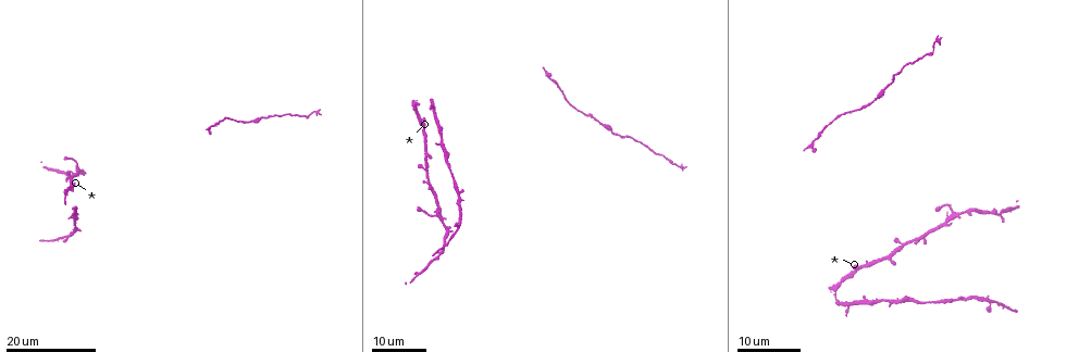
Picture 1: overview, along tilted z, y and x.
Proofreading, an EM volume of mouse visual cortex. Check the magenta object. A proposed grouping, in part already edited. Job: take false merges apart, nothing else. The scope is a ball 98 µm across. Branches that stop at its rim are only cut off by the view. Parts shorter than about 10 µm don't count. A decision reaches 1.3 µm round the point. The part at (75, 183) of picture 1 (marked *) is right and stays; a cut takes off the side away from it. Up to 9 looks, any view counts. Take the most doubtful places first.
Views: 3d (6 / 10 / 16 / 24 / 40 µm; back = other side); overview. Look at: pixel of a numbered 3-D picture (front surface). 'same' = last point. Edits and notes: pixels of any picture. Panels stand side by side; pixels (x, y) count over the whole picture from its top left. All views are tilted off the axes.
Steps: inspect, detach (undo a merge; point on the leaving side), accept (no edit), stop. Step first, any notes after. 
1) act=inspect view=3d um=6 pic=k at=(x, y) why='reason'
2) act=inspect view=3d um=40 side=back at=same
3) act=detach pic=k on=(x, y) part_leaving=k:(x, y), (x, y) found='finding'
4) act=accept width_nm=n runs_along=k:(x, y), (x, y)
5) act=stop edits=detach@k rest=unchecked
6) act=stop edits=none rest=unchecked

act=inspect view=3d um=24 pic=1 at=(990, 299) why='two arms in line, one across'

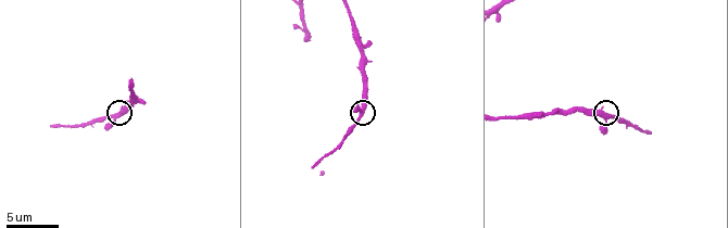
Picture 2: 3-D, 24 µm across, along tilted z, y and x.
act=inspect view=3d um=6 pic=2 at=(604, 115)

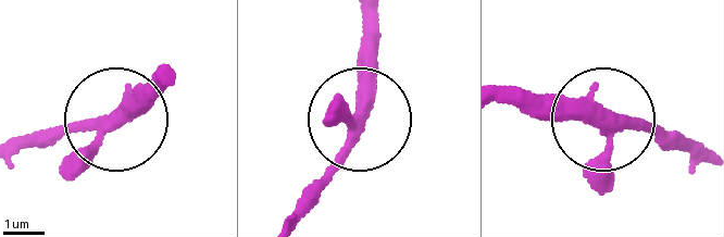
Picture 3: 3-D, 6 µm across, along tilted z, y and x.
act=accept width_nm=300 runs_along=3:(157, 79), (102, 129), (32, 132) found='one neuron here'

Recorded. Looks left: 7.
act=inspect view=3d um=16 pic=2 at=(305, 27) why='sudden change in width'

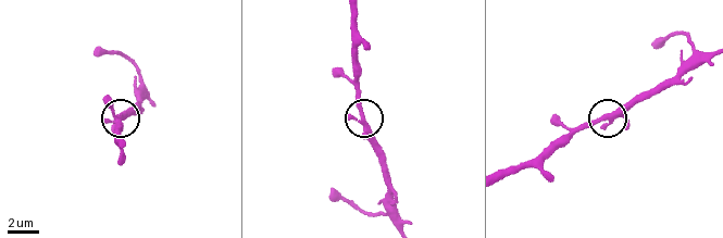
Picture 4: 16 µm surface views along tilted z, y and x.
act=accept width_nm=280 runs_along=4:(505, 178), (539, 163), (585, 127), (620, 115), (647, 90) found='one neuron here'

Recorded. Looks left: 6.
act=inspect view=3d um=16 pic=1 at=(972, 210) why='sudden change in width'

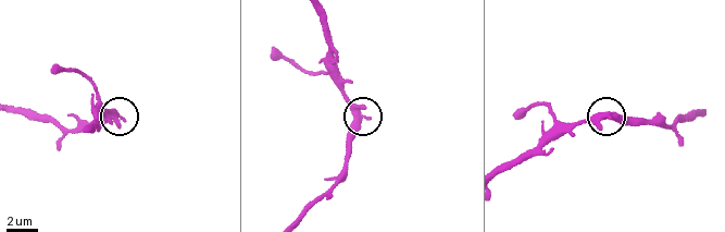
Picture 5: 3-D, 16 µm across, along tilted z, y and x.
act=inspect view=3d um=6 pic=5 at=(353, 115)

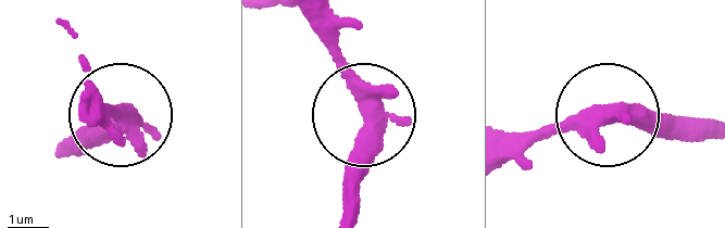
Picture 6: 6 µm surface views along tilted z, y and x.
act=accept arms=4 runs_along=6:(324, 11), (366, 128), (357, 216) found='one neuron here'

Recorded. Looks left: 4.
act=inspect view=3d um=16 pic=1 at=(885, 87)

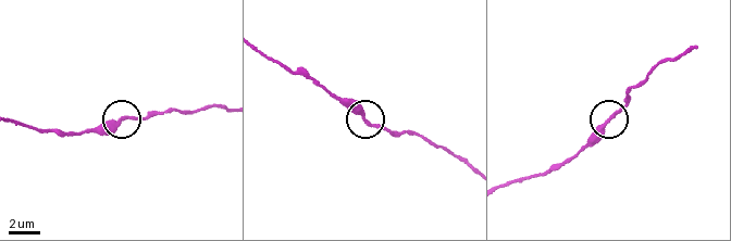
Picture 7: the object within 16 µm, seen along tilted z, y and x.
act=inspect view=3d um=10 pic=7 at=(118, 121)

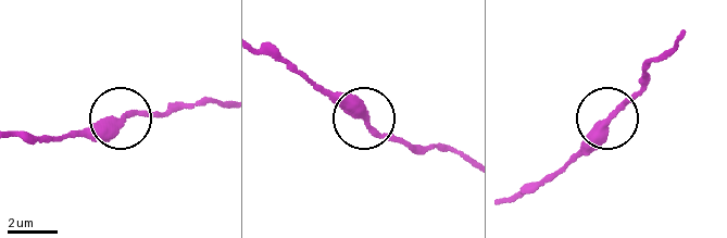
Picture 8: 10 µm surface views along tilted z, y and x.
act=inspect view=3d um=6 pic=8 at=(119, 119)

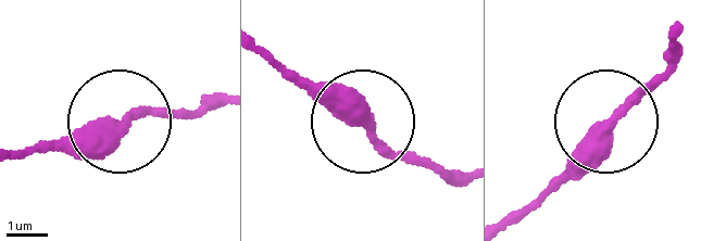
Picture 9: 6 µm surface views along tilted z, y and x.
act=accept runs_along=9:(504, 225), (671, 72) found='continuous, no second neuron'

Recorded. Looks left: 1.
act=stop edits=none rest=unchecked

